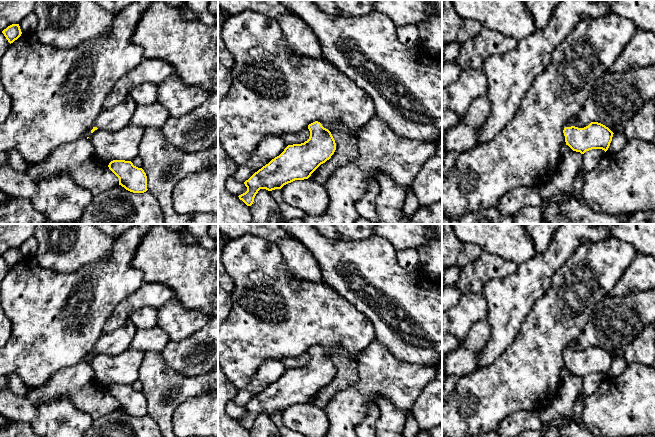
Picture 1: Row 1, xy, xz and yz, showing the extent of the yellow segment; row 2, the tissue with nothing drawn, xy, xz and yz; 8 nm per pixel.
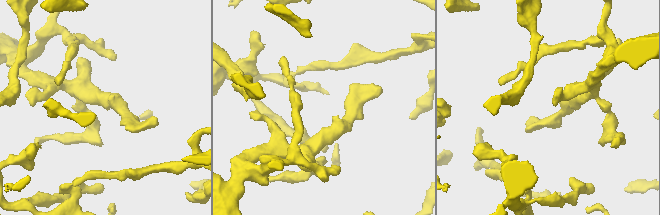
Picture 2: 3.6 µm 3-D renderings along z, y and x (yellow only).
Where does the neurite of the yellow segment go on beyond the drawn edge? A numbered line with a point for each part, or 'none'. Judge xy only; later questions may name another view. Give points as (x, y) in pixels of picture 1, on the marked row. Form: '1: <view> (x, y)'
1: xy (114, 119)

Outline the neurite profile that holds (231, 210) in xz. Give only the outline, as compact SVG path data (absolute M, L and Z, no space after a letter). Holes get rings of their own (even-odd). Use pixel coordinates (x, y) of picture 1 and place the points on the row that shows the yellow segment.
M218 137L218 224L250 224L252 215L238 196L225 187L228 177L233 176L239 166L229 157Z

